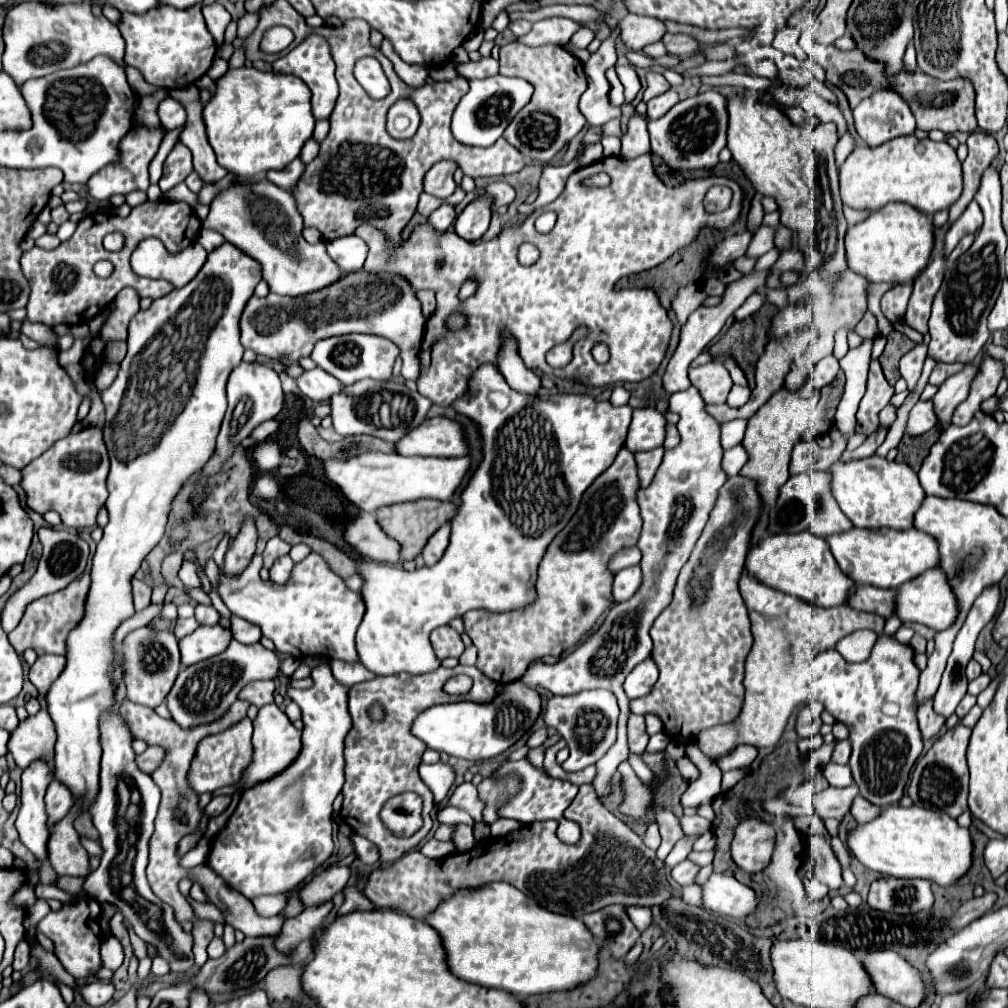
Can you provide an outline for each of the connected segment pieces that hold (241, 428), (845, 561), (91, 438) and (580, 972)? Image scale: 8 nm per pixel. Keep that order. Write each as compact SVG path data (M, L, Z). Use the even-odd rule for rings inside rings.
M241 362L229 376L229 382L227 382L227 400L229 400L229 408L227 408L227 414L223 418L223 424L221 424L221 430L219 430L219 436L217 436L217 448L213 452L213 456L209 458L209 462L203 466L201 470L201 476L215 476L223 470L225 462L235 454L235 450L241 446L241 440L249 438L251 432L275 418L281 410L283 410L283 390L281 390L281 380L277 376L277 372L273 368L269 368L267 364L263 362Z
M849 530L827 538L841 570L857 584L875 588L899 588L903 582L939 566L939 548L931 534L921 530Z
M87 426L77 434L69 434L67 438L61 438L51 446L51 450L43 452L39 458L35 458L31 464L27 464L23 470L23 490L27 492L27 504L31 510L45 514L47 510L55 510L61 514L63 524L69 528L93 528L97 520L97 512L101 506L105 506L107 500L107 488L105 480L109 474L109 456L103 442L101 428Z
M507 882L459 890L427 916L441 934L449 968L465 982L501 988L515 996L569 992L599 976L599 944L583 922L551 914Z

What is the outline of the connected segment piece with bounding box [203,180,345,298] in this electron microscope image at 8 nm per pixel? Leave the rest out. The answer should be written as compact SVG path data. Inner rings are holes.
M245 180L219 190L209 206L205 228L217 230L227 242L257 258L263 266L263 280L273 294L303 296L323 290L343 278L343 270L327 256L325 246L313 246L303 238L303 216L295 210L295 198L267 180Z

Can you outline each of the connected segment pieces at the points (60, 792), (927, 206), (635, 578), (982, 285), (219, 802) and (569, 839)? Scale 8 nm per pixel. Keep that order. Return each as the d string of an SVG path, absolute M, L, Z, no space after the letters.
M53 780L47 788L47 796L45 796L45 810L47 810L47 826L51 828L53 824L57 824L61 818L67 816L69 808L73 806L73 798L71 792L57 780Z
M899 136L875 148L871 146L855 148L847 156L845 164L841 166L839 184L841 184L843 202L855 210L875 212L889 202L905 202L905 204L915 206L923 214L935 214L941 210L949 210L957 202L959 194L963 192L963 172L961 172L961 162L957 158L957 152L945 140L933 142L929 138L919 140L915 136Z
M631 566L631 568L623 568L615 574L615 584L613 584L613 596L615 602L623 602L627 598L631 598L639 586L641 586L641 570L639 566Z
M991 166L983 174L979 192L975 194L977 204L983 210L985 222L975 236L971 248L959 256L955 264L945 270L943 284L935 296L931 318L929 318L929 358L935 362L973 362L991 332L987 330L987 316L999 296L1003 274L1003 254L1007 248L1007 236L1001 226L1001 184L999 172Z
M227 794L213 796L213 798L211 798L211 802L207 804L205 812L207 812L207 816L217 816L217 814L221 814L229 804L231 804L231 796L227 796Z
M567 820L567 835L559 835L559 839L566 844L575 844L580 840L581 830L577 823Z

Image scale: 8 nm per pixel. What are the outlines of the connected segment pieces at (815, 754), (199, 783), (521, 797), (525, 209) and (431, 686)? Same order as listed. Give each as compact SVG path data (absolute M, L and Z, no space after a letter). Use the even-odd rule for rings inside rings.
M835 739L829 744L824 744L821 748L812 751L808 755L804 766L804 780L806 782L812 782L815 775L830 762L835 742L838 742L838 740Z
M245 716L243 720L239 720L237 724L229 726L227 730L219 732L219 734L211 734L207 738L203 738L197 746L197 752L193 756L191 768L189 768L189 786L191 790L201 796L203 792L215 792L223 786L233 786L239 776L243 776L243 770L251 764L251 720Z
M519 760L519 762L507 762L503 764L495 776L503 776L505 772L509 770L515 770L521 778L523 778L523 788L521 792L511 798L501 810L499 810L499 816L503 818L513 818L513 820L519 820L523 824L529 824L529 822L535 822L535 820L557 820L557 822L563 823L563 812L565 808L573 802L573 798L577 796L579 792L579 786L567 782L567 780L557 780L557 778L551 778L549 774L545 774L543 770L535 768L529 760Z
M585 144L580 146L578 155L568 165L544 166L543 173L538 184L539 195L537 199L531 204L521 204L521 206L518 207L518 213L531 214L536 209L555 200L563 191L568 176L579 168L578 157L584 149Z
M457 666L453 670L449 668L439 668L429 674L421 676L411 676L411 674L393 674L393 676L377 676L369 682L359 682L349 688L349 714L353 720L353 726L345 738L345 786L343 786L343 808L341 808L341 818L345 824L349 824L355 834L367 838L379 848L379 862L395 862L409 850L417 848L425 836L431 830L431 810L433 810L433 794L431 790L423 784L423 780L417 774L417 766L421 764L421 756L427 750L419 738L411 734L411 722L429 706L435 704L445 704L445 702L455 702L455 700L473 700L473 702L485 702L495 696L497 684L489 680L481 670L475 666ZM457 674L467 674L473 678L473 688L467 694L447 694L443 690L445 682ZM373 702L381 702L385 708L385 718L381 722L373 722L367 716L367 708ZM413 790L423 798L423 830L419 834L407 838L407 840L397 840L389 838L387 828L379 820L379 810L385 800L391 798L391 794L401 794Z

